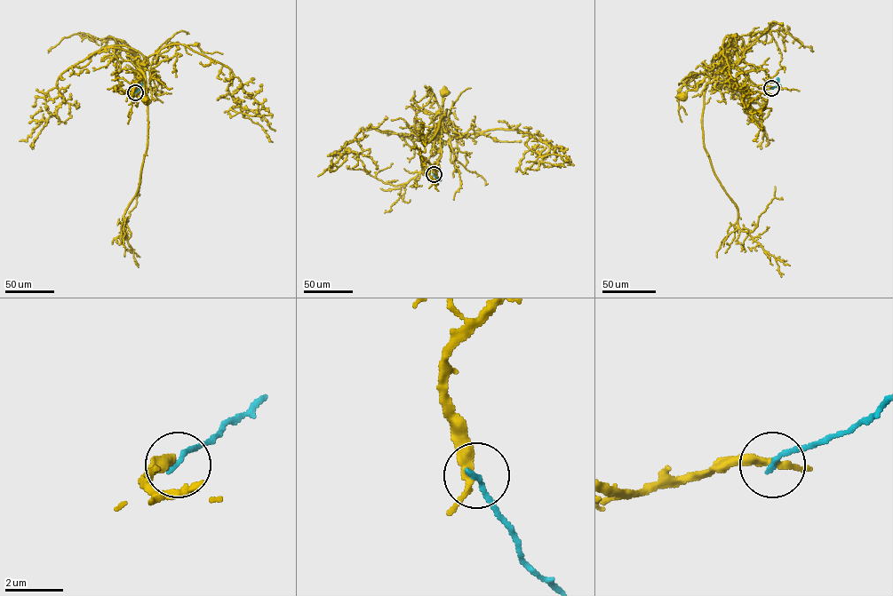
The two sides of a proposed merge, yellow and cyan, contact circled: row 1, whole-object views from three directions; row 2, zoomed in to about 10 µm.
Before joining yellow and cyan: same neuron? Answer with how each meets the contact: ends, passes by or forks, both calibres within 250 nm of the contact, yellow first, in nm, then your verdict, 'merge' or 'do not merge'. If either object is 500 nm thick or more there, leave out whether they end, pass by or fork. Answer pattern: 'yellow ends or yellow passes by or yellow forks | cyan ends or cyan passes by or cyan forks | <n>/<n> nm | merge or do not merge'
yellow passes by | cyan ends | 240/180 nm | do not merge

